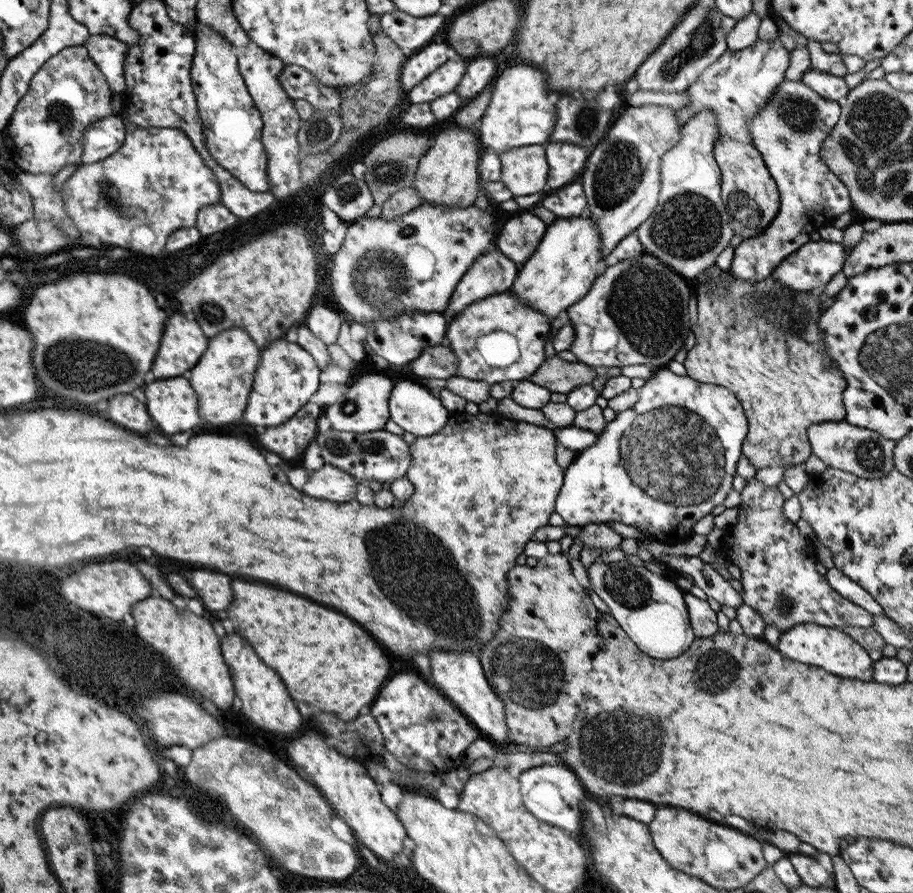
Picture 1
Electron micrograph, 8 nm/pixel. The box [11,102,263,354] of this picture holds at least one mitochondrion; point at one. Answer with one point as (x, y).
(108, 192)

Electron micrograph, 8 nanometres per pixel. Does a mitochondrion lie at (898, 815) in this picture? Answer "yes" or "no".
no

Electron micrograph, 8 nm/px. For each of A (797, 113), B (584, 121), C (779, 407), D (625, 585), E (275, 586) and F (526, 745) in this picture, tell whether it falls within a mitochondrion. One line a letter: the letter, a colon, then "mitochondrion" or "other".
A: mitochondrion
B: mitochondrion
C: other
D: mitochondrion
E: other
F: other

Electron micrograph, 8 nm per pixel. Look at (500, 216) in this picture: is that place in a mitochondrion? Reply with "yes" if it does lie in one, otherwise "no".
no

